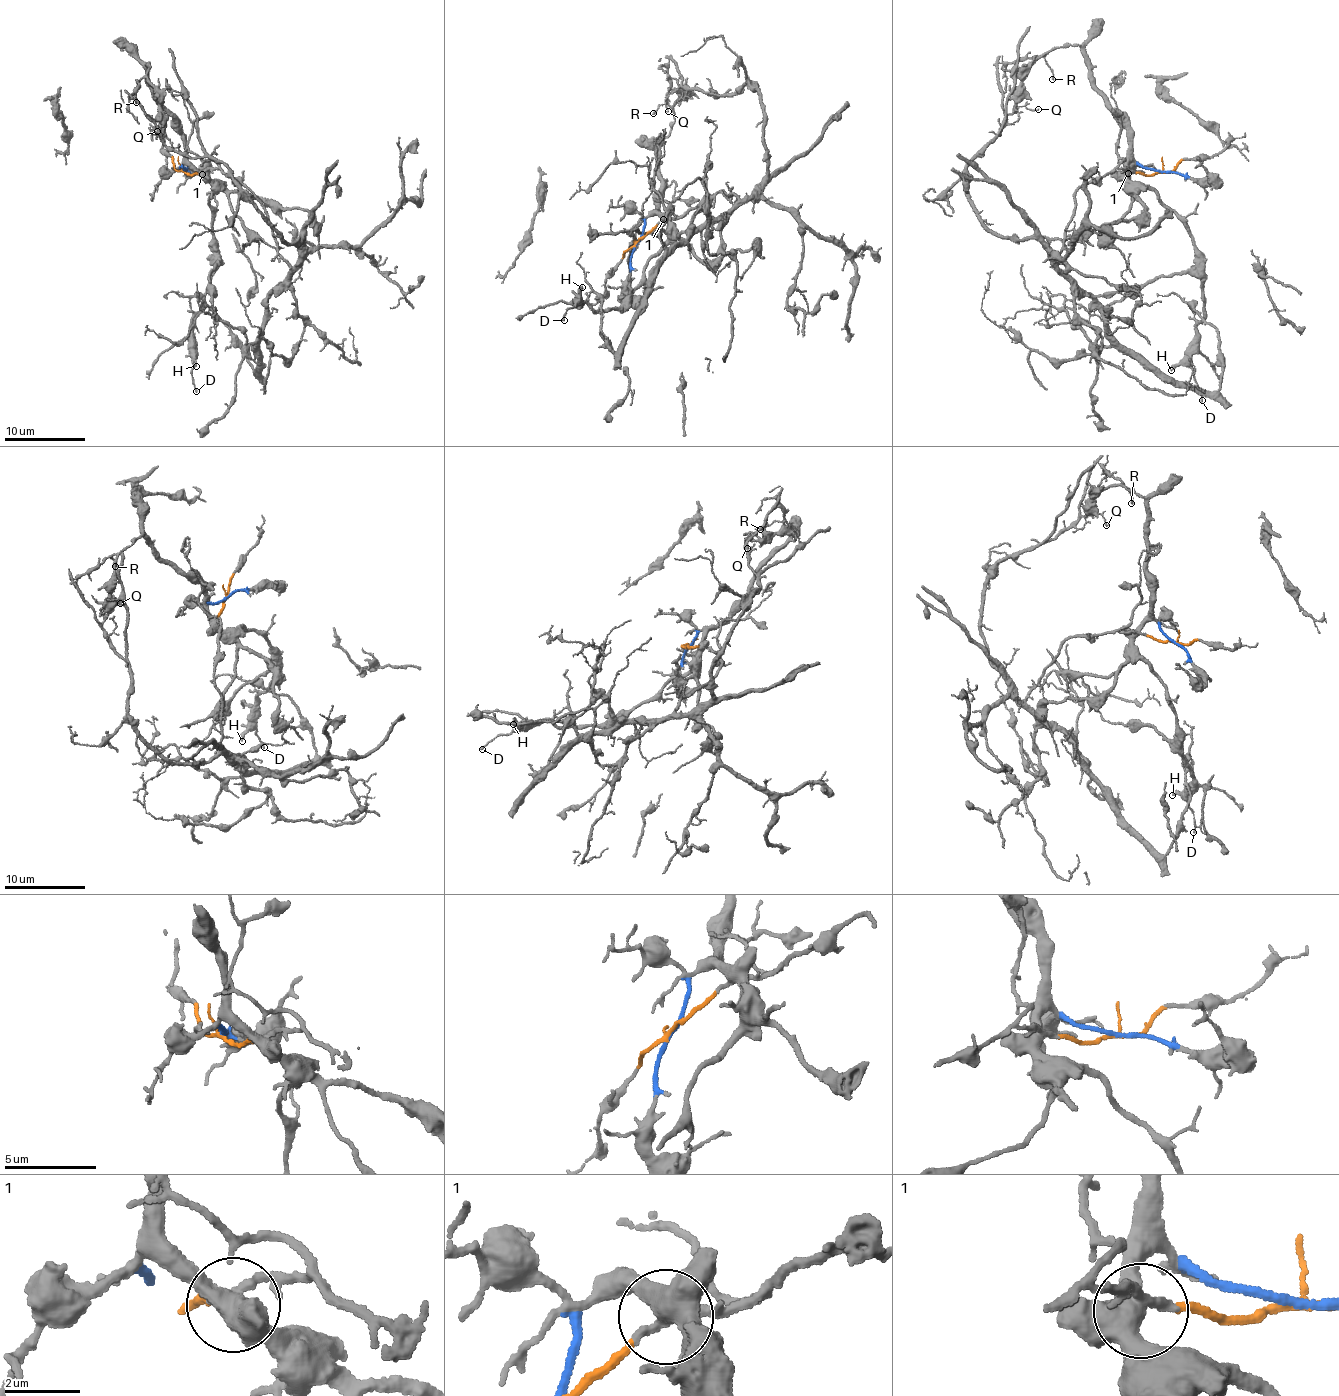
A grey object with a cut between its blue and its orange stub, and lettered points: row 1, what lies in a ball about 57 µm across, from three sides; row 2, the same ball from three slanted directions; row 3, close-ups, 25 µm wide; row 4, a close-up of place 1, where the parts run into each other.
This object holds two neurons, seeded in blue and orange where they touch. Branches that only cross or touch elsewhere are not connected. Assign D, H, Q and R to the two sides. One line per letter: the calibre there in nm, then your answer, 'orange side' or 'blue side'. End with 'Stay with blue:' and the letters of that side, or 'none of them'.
D: 140 nm | blue side
H: 200 nm | blue side
Q: 110 nm | blue side
R: 130 nm | blue side
Stay with blue: D, H, Q, R

